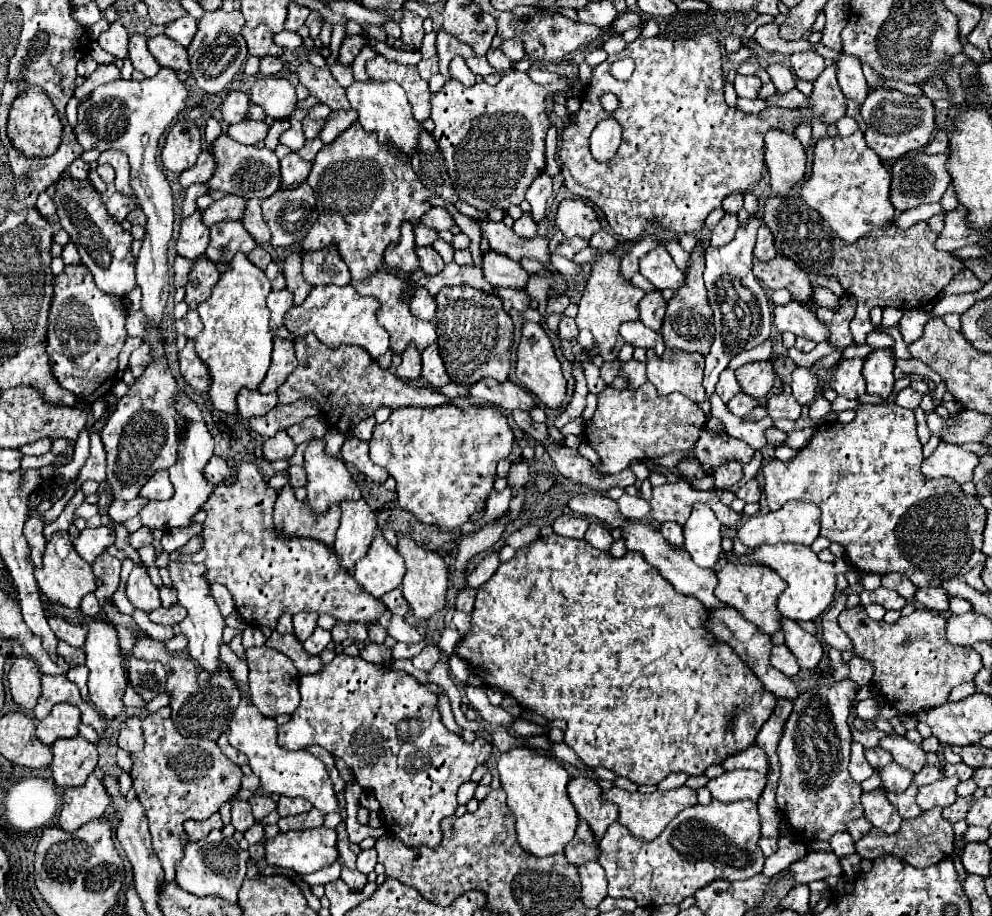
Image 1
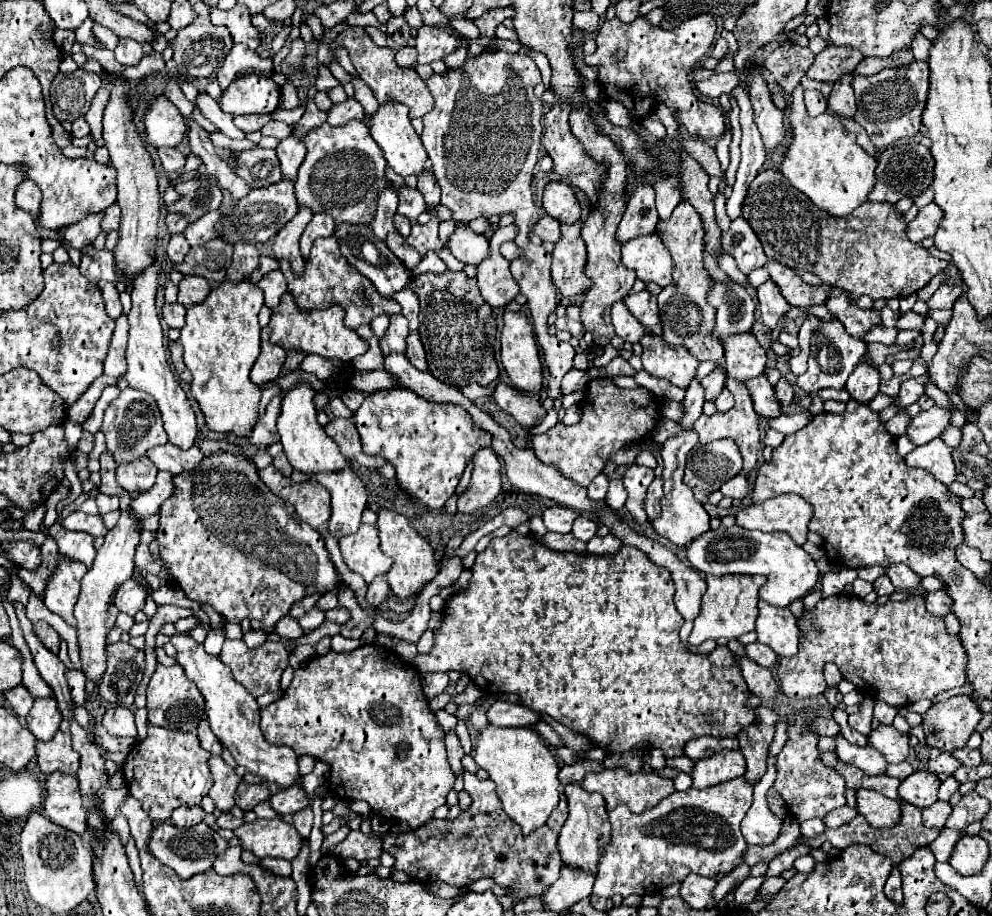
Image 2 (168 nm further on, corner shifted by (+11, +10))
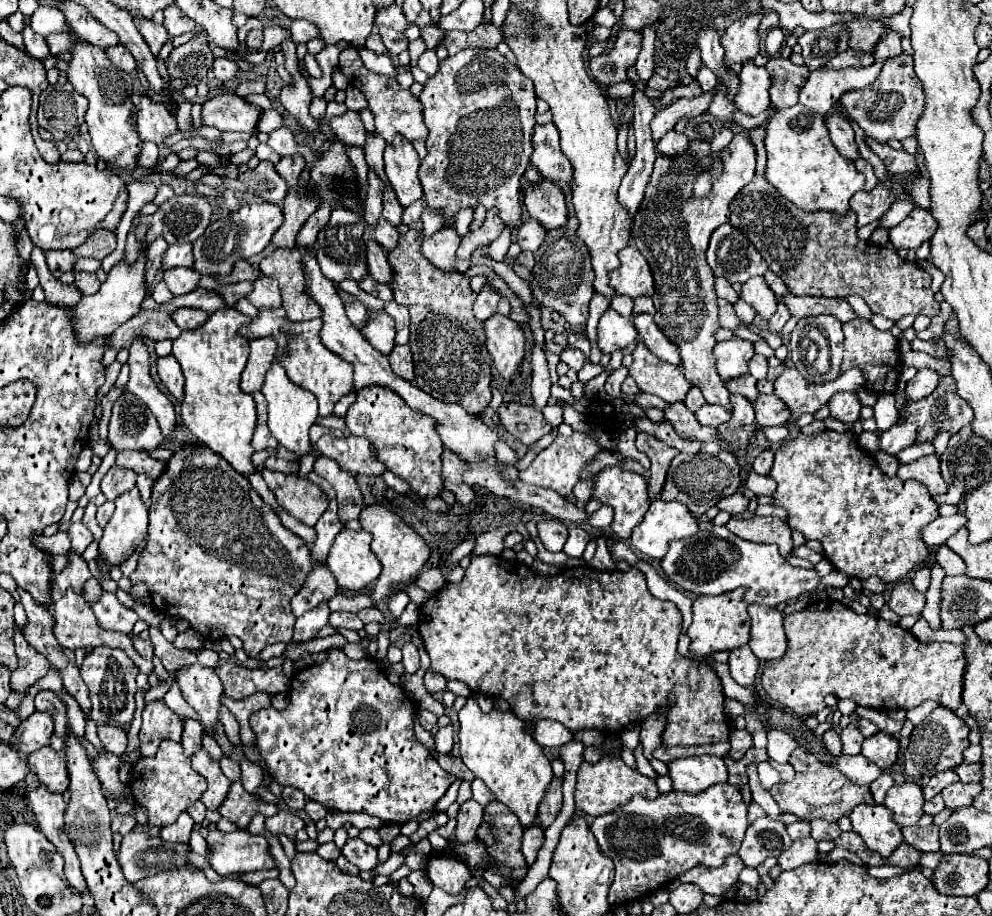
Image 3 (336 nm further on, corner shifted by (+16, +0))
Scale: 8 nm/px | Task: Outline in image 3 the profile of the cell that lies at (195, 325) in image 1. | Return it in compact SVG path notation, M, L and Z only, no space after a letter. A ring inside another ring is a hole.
M142 309L138 315L134 315L132 319L128 319L124 325L120 325L114 335L110 345L114 349L128 349L132 339L136 339L136 335L144 335L146 339L152 341L160 341L160 339L176 339L182 333L182 329L172 321L170 313L164 311L150 311L150 309Z

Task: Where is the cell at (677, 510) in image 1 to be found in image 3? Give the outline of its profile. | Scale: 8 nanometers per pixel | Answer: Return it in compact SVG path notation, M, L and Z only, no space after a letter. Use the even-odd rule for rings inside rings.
M610 467L600 471L594 487L594 497L604 505L614 507L612 531L620 541L628 541L632 529L644 517L650 501L642 475Z

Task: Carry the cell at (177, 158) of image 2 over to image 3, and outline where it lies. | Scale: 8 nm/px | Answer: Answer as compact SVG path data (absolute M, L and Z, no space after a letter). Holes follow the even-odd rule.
M144 143L140 151L140 165L146 169L154 169L158 165L158 147L156 143Z

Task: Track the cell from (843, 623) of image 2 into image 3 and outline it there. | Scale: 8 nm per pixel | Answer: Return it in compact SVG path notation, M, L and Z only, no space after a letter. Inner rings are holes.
M832 599L814 601L802 611L786 615L784 631L788 637L788 655L780 661L764 665L762 687L774 703L790 709L800 717L822 711L824 697L830 693L836 695L838 699L848 697L862 707L872 707L878 711L912 709L928 699L952 711L962 705L962 675L966 659L962 647L956 643L938 643L938 645L920 643L908 629L902 629L900 625L894 625L878 615L870 613L858 615L850 607Z

